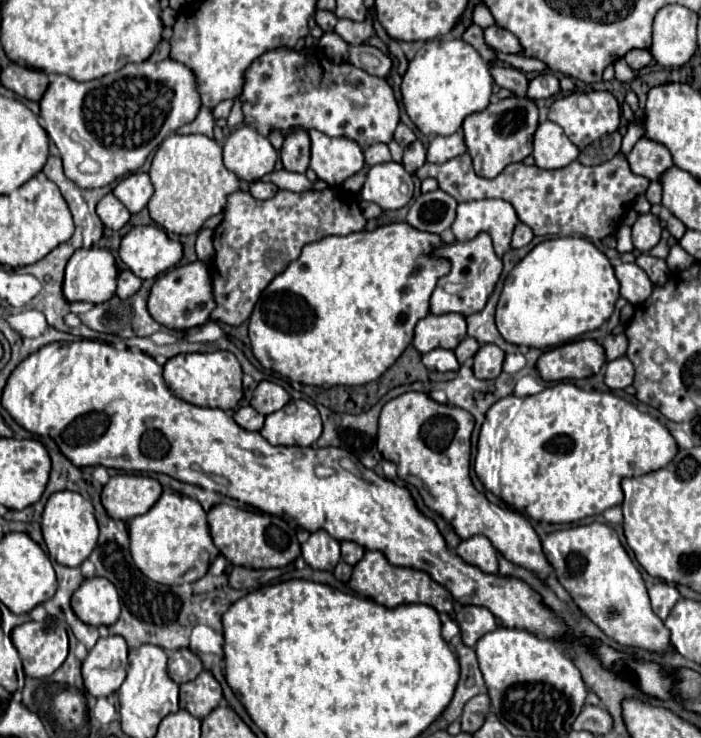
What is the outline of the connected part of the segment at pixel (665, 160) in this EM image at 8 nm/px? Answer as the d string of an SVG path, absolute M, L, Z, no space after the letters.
M642 137L634 149L626 155L632 173L636 175L644 175L650 181L658 181L674 163L672 163L672 155L670 151L660 145L654 143L646 137Z

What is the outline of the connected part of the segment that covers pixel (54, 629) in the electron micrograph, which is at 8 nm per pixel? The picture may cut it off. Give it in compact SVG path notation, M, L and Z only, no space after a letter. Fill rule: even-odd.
M54 619L46 621L28 621L24 625L18 625L12 629L14 647L18 647L18 653L22 655L22 665L26 677L48 677L52 675L68 657L68 633L64 627L60 627Z

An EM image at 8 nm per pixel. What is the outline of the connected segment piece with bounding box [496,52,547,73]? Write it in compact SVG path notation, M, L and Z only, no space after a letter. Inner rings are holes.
M496 52L497 59L500 62L505 62L506 64L509 64L510 66L522 70L524 72L544 72L547 70L546 65L542 63L542 61L524 57L522 55L516 55L516 54L505 54L501 52Z

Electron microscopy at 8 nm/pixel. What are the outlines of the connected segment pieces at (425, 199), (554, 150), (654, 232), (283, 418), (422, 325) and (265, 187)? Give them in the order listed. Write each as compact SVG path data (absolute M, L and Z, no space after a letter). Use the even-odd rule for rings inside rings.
M436 189L430 193L422 193L410 207L406 221L420 229L430 233L444 233L456 219L456 207L458 201L446 191Z
M544 121L534 135L534 161L540 169L562 169L578 159L578 147L566 137L560 125Z
M644 213L632 225L632 243L638 251L646 253L660 241L660 233L662 233L660 219L652 213Z
M292 399L286 407L266 417L260 433L270 445L310 447L322 433L322 421L308 401Z
M458 313L428 315L418 321L414 331L414 347L420 353L432 351L434 347L456 349L458 343L466 337L466 319Z
M256 181L256 183L252 183L250 185L250 195L252 197L256 197L256 199L270 199L270 197L274 197L276 195L276 191L278 191L278 187L274 185L274 183L264 183L264 181Z

